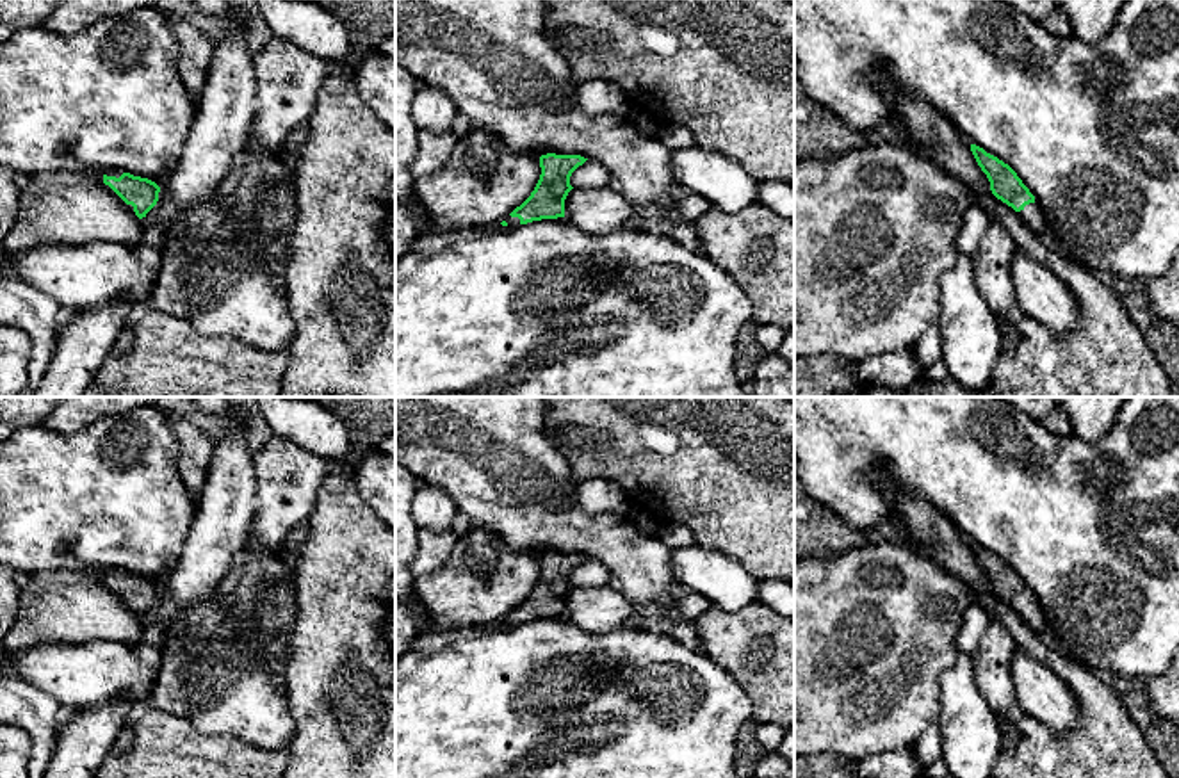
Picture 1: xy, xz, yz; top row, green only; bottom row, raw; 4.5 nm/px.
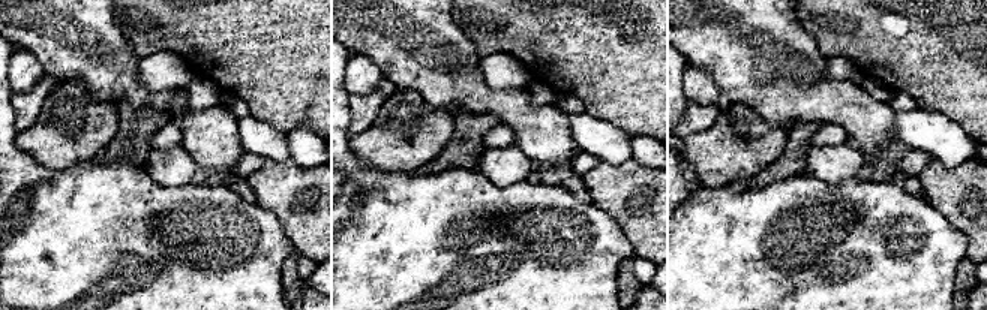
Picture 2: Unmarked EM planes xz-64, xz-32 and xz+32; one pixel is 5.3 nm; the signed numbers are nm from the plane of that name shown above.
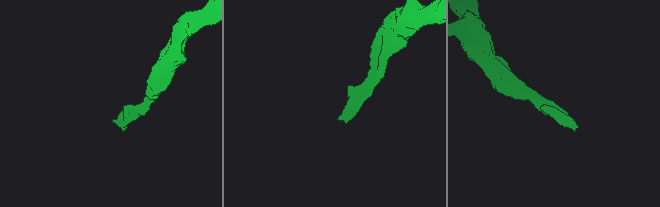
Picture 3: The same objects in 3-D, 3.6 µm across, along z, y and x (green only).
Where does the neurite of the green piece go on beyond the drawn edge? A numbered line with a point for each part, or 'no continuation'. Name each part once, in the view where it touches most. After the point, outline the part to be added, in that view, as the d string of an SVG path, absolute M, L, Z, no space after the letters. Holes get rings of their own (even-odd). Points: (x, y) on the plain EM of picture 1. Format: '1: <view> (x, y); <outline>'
1: yz (1033, 615); M1035 598L1033 602L1026 604L1019 614L1022 620L1029 625L1033 632L1037 632L1042 637L1049 637L1049 623L1045 618L1045 612L1040 605L1040 602Z

